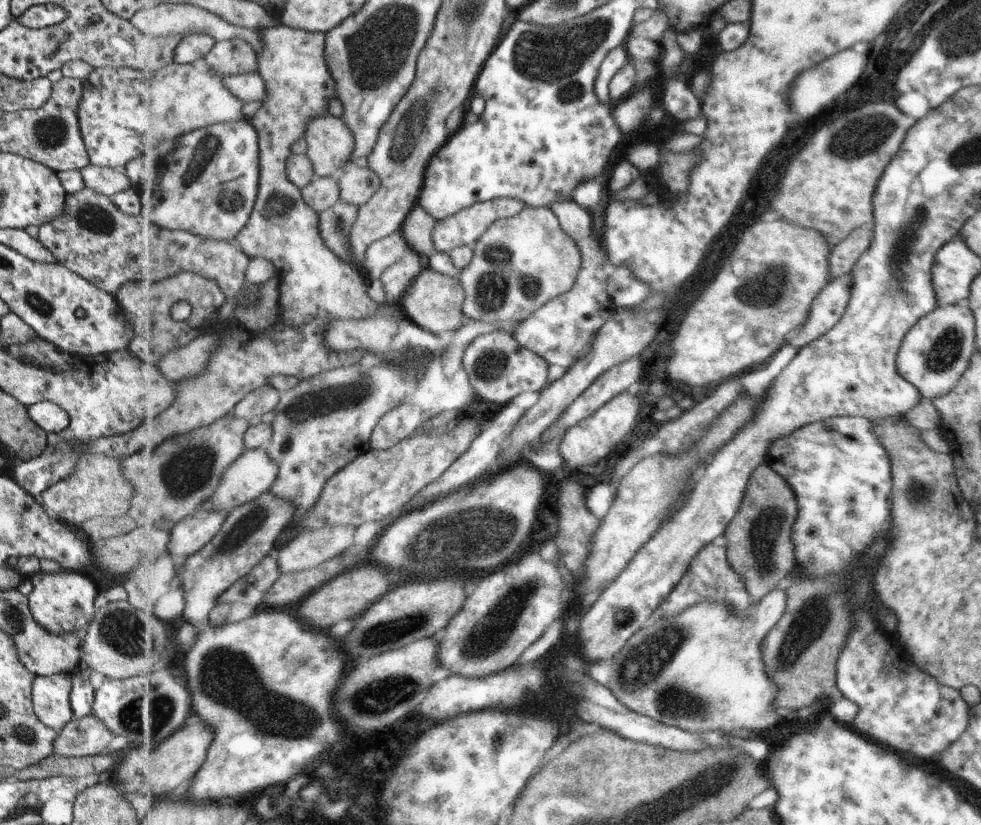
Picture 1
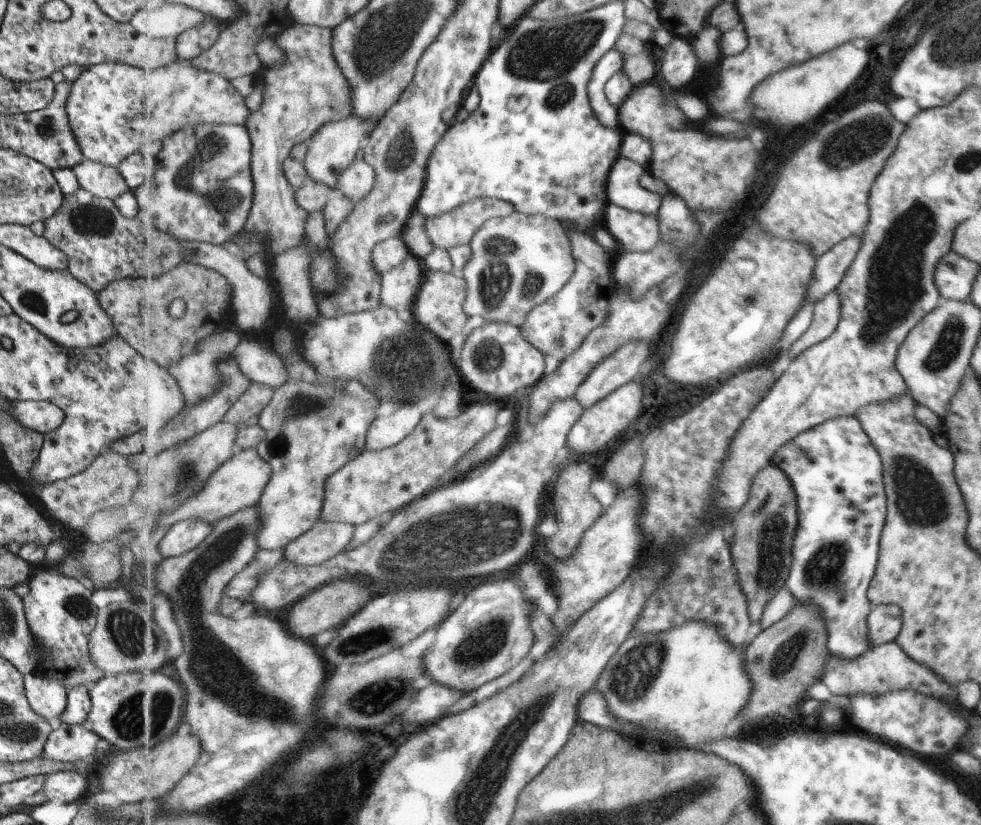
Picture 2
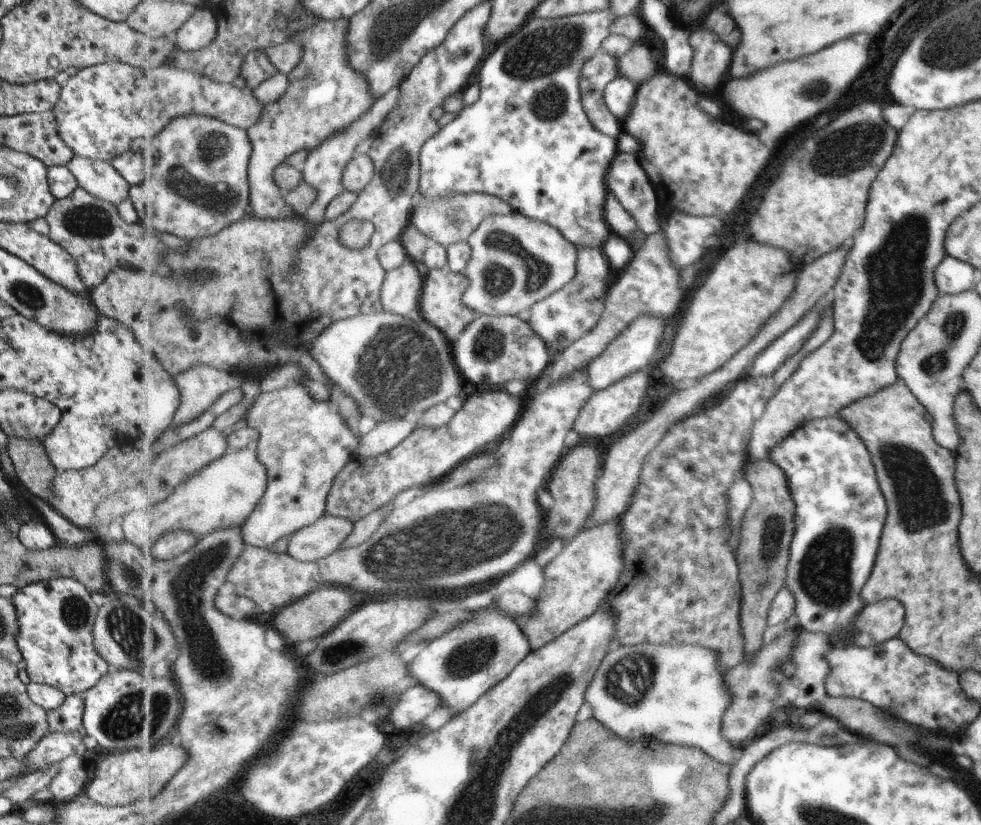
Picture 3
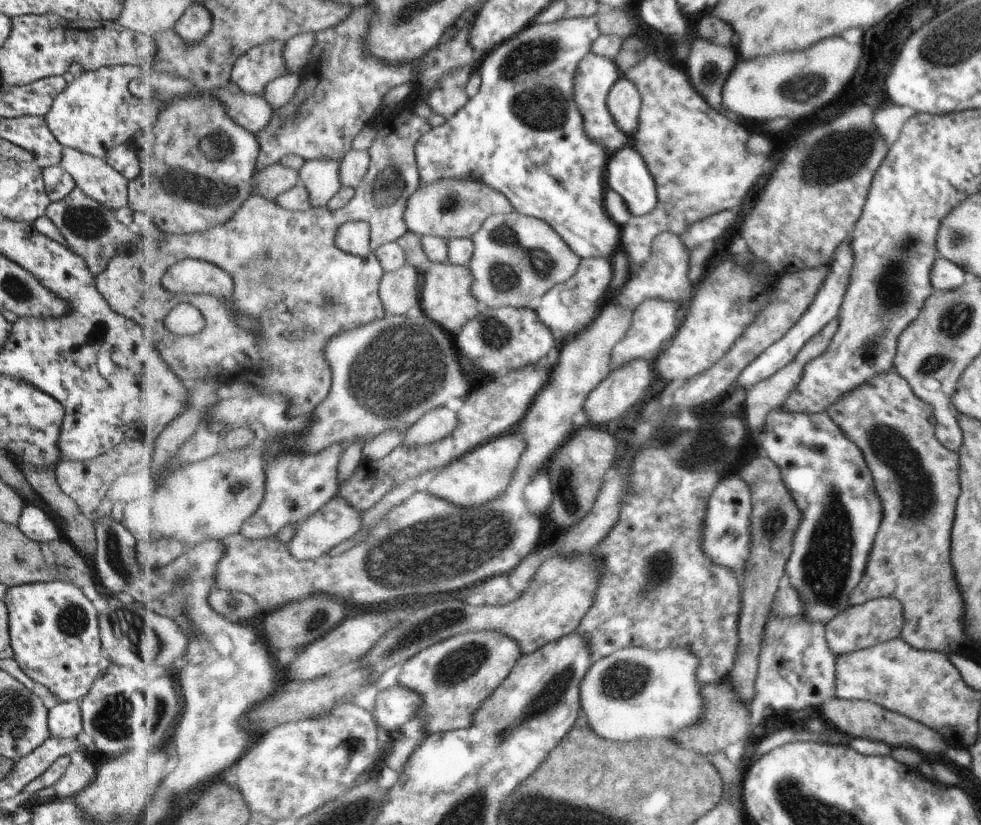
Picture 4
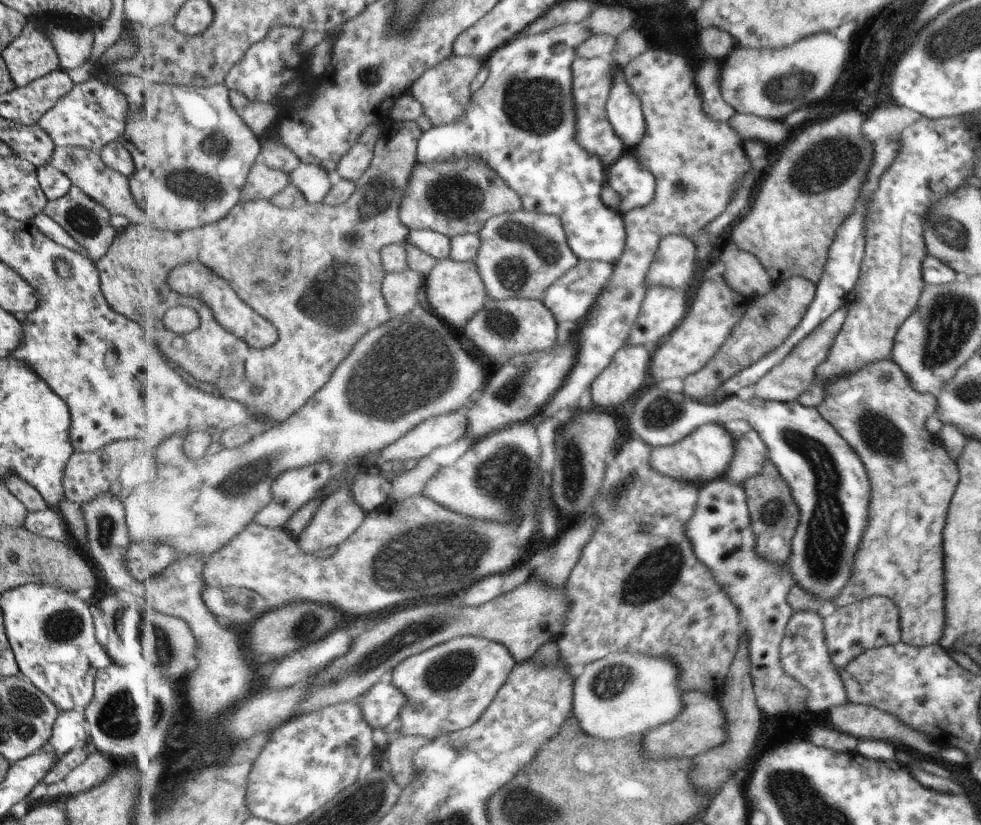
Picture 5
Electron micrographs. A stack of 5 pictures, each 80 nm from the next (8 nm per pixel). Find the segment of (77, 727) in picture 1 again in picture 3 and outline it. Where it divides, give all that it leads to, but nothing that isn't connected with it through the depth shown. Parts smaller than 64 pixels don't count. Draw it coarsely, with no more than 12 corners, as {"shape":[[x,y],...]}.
{"shape":[[82,731],[45,734],[21,759],[27,774],[82,756]]}

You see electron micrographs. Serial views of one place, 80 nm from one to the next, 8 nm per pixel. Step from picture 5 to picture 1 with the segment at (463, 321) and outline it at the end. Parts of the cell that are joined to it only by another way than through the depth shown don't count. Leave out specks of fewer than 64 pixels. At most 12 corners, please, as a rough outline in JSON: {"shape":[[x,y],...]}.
{"shape":[[431,268],[406,292],[406,317],[437,336],[460,327],[466,290]]}

